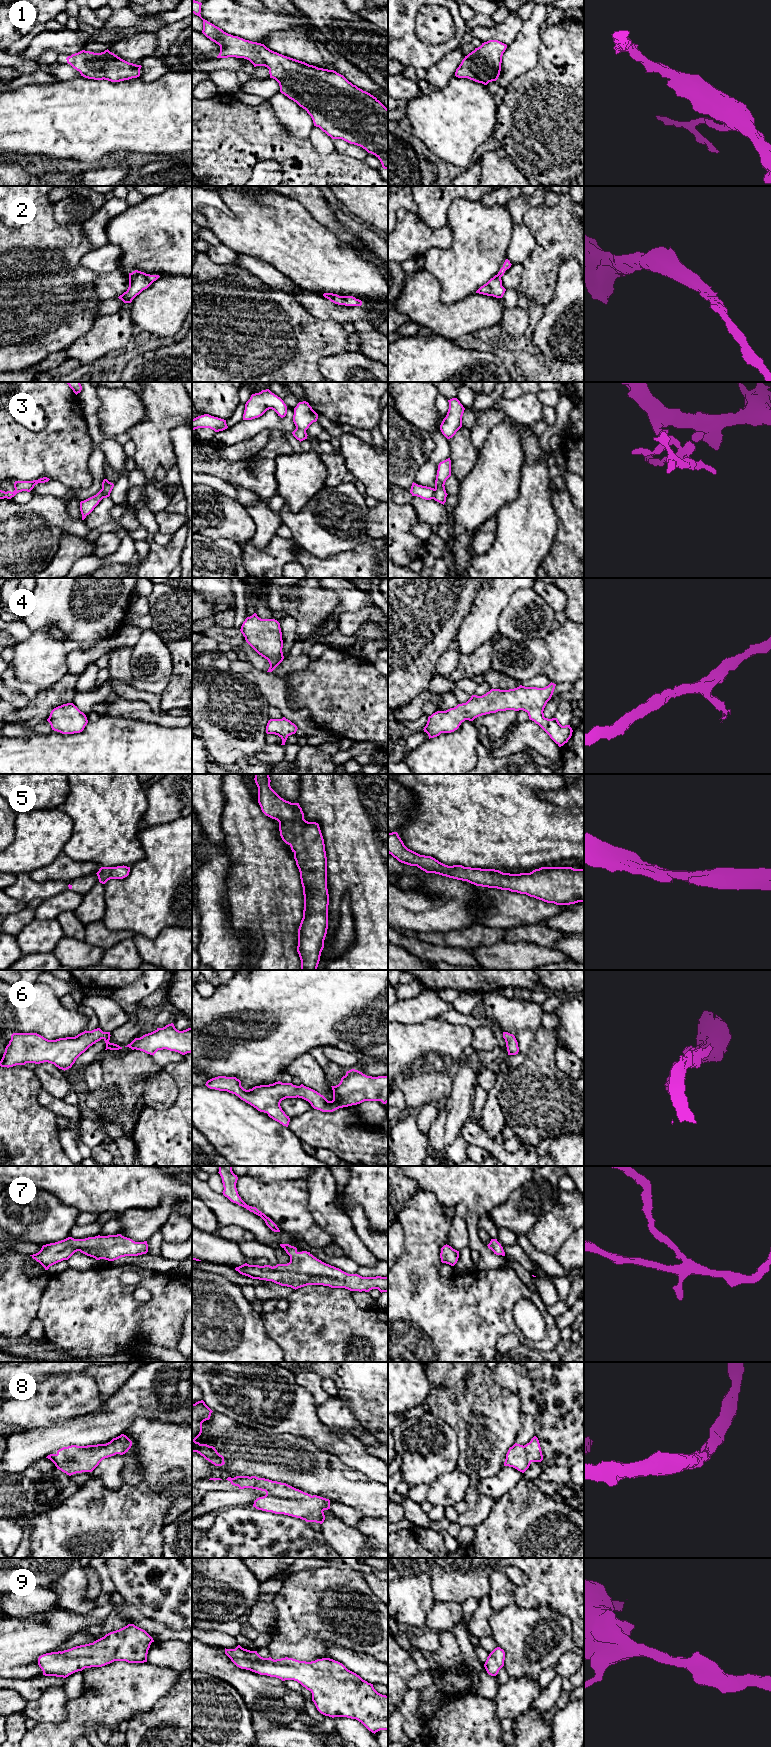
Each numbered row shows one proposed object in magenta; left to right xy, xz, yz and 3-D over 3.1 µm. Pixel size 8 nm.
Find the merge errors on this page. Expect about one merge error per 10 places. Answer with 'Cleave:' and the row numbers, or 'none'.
Cleave: 3

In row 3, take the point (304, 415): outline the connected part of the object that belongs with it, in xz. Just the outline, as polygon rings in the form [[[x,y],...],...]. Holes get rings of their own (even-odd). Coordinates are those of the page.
[[[299,402],[294,408],[293,422],[296,428],[307,430],[309,426],[316,422],[318,414],[312,409],[308,402]]]

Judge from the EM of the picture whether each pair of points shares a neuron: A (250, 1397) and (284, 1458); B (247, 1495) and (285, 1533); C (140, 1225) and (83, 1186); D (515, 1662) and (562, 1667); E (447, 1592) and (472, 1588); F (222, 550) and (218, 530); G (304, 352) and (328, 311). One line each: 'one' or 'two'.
A: two
B: two
C: two
D: two
E: one
F: two
G: two

